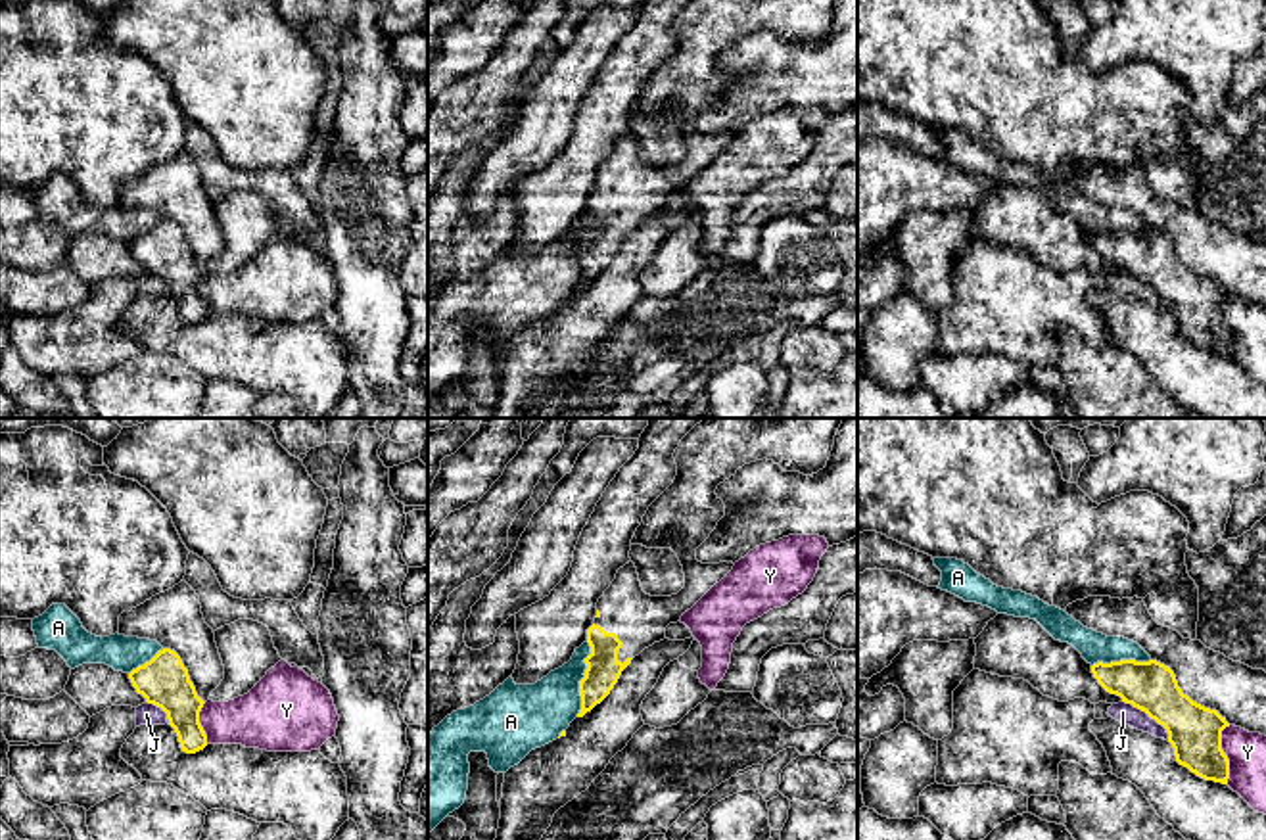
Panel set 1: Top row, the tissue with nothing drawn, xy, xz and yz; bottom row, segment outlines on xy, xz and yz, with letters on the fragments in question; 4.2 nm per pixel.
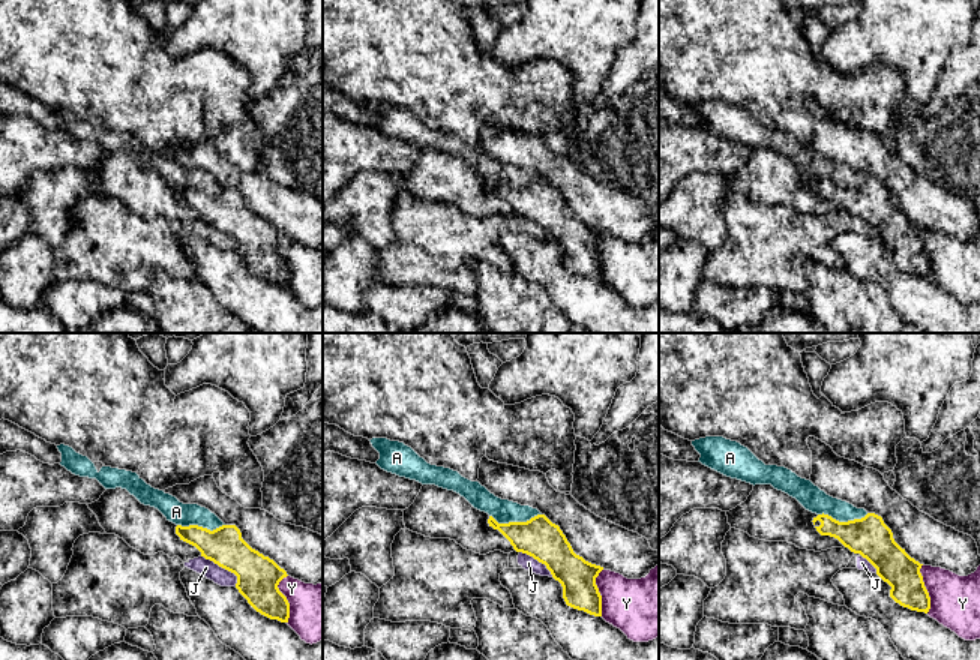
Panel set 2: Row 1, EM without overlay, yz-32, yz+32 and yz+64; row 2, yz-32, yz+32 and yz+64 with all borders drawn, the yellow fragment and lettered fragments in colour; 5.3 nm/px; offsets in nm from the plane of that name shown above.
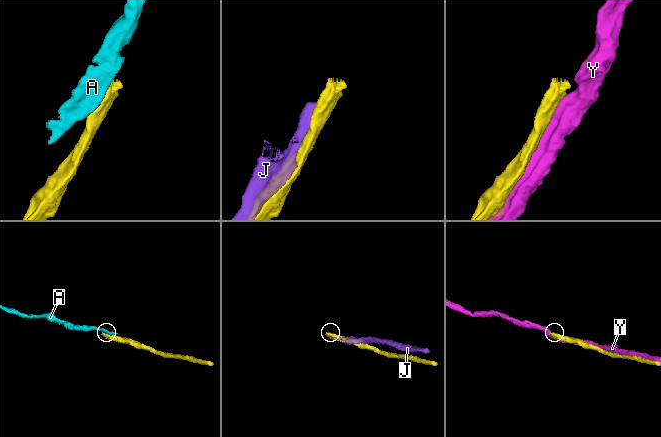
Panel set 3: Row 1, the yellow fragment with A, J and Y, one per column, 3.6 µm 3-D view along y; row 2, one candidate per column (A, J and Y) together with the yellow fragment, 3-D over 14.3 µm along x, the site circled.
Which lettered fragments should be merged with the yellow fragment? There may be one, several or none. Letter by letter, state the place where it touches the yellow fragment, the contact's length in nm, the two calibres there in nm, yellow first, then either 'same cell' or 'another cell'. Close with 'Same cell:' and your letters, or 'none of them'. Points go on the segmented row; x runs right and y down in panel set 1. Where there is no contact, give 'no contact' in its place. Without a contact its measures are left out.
A: xz (582, 679) | 320 nm | 140/260 nm | another cell
J: yz (1149, 716) | 260 nm | 220/90 nm | another cell
Y: yz (1224, 754) | 240 nm | 220/160 nm | another cell
Same cell: none of them

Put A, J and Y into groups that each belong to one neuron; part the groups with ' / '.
A / J / Y

